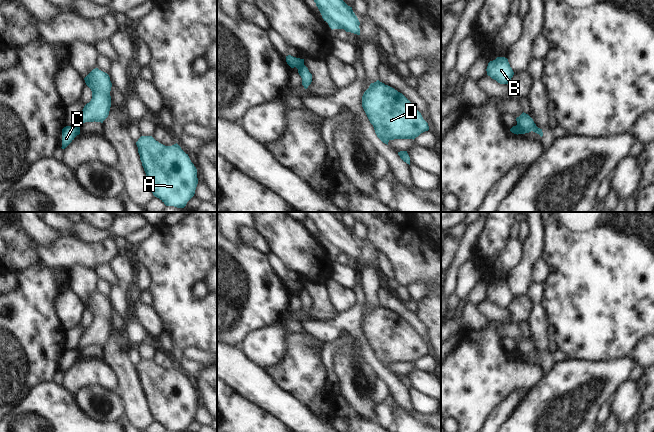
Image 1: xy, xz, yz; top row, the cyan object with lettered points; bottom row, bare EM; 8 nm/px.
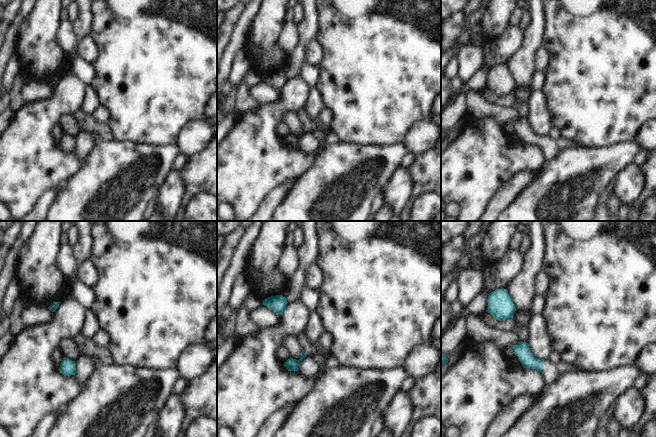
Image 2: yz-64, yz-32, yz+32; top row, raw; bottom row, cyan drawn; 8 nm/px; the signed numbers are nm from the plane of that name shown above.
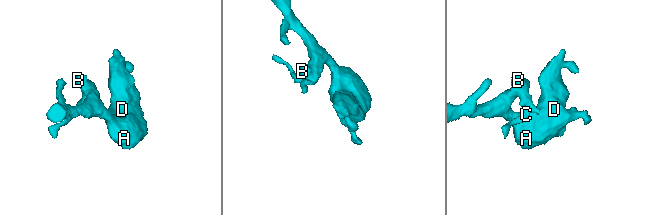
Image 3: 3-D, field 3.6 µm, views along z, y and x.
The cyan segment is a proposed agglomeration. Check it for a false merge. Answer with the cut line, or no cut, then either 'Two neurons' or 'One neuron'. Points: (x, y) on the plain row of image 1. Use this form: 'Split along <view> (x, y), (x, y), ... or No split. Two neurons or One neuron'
Split along yz (516, 349), (521, 357). Two neurons.

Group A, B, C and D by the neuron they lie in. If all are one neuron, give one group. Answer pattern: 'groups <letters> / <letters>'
groups A B D / C

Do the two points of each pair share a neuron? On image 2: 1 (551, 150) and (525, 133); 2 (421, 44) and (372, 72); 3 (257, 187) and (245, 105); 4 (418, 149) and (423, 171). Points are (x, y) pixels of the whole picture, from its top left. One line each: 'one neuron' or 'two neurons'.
1: one neuron
2: one neuron
3: two neurons
4: two neurons

